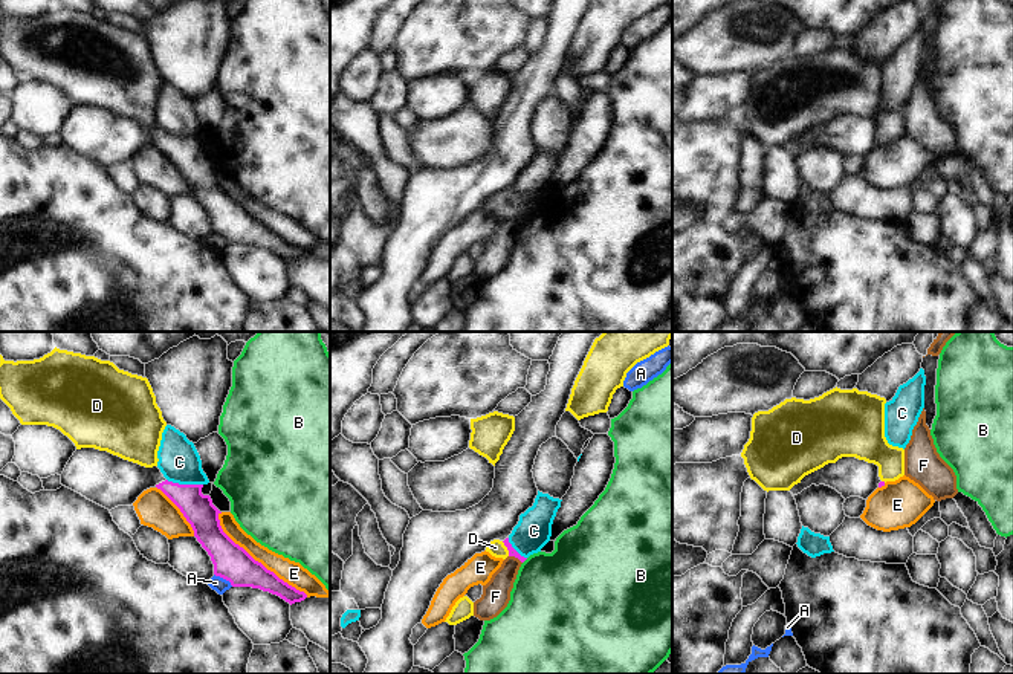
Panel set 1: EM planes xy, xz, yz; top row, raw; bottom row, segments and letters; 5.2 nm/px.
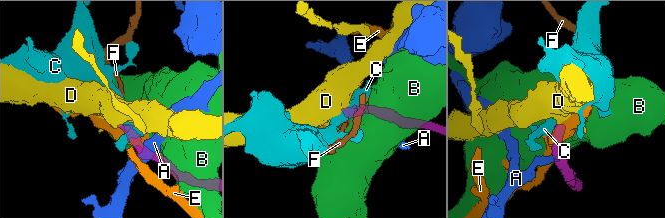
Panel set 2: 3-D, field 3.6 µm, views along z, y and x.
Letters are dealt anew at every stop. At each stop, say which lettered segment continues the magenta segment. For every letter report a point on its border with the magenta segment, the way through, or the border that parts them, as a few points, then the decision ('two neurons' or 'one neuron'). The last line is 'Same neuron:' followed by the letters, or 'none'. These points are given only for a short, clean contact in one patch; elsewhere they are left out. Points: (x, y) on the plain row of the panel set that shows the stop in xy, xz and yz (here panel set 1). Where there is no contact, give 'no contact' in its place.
A: xy (223, 236) | along xy (214, 231), (233, 243) | two neurons
B: xz (524, 217) | along xz (527, 216), (523, 220) | two neurons
C: xy (185, 142) | along xy (167, 136), (176, 141), (202, 142) | two neurons
D: xz (508, 207) | across xz (512, 210), (508, 207), (495, 205) | one neuron
E: xy (257, 219) | two neurons
F: xz (515, 214) | along xz (509, 213), (514, 213), (521, 220) | two neurons
Same neuron: D

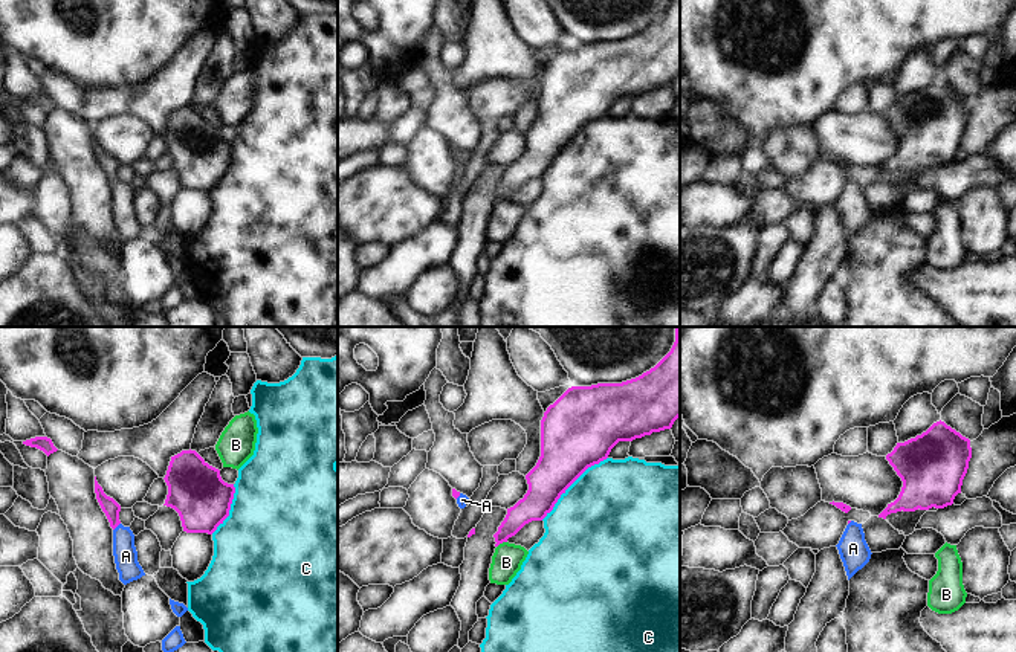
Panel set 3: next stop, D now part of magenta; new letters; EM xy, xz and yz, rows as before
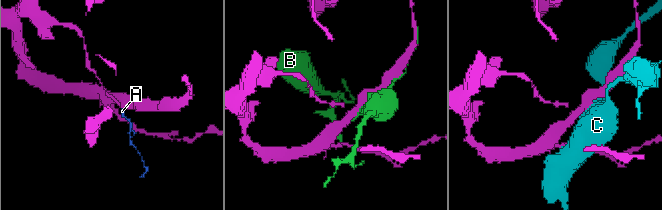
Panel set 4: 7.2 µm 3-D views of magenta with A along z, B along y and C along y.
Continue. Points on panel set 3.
A: xy (116, 183) | across xy (110, 165), (116, 183), (122, 194), (126, 214) | one neuron
B: xz (501, 200) | two neurons
C: xz (572, 141) | two neurons
Same neuron: A

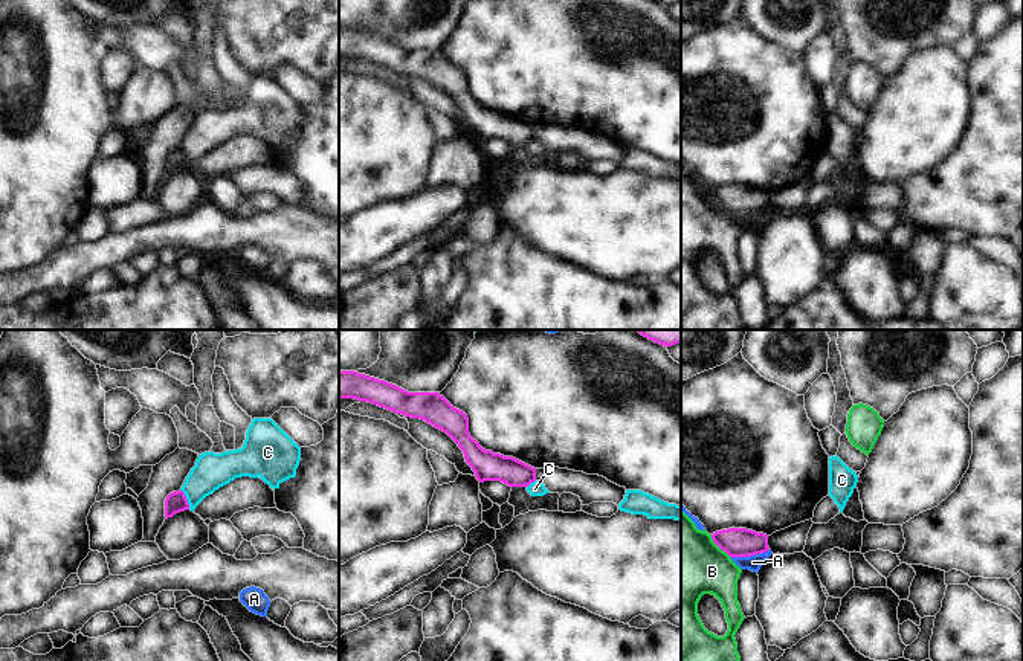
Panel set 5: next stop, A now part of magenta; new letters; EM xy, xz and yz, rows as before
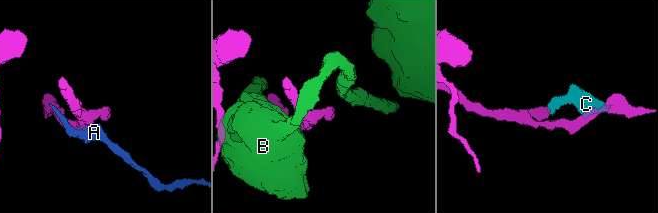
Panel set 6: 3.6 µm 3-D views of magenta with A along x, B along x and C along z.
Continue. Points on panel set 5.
A: yz (748, 214) | two neurons
B: yz (719, 205) | along yz (710, 193), (730, 214) | two neurons
C: xy (187, 157) | along xy (180, 147), (190, 167) | two neurons
Same neuron: none

